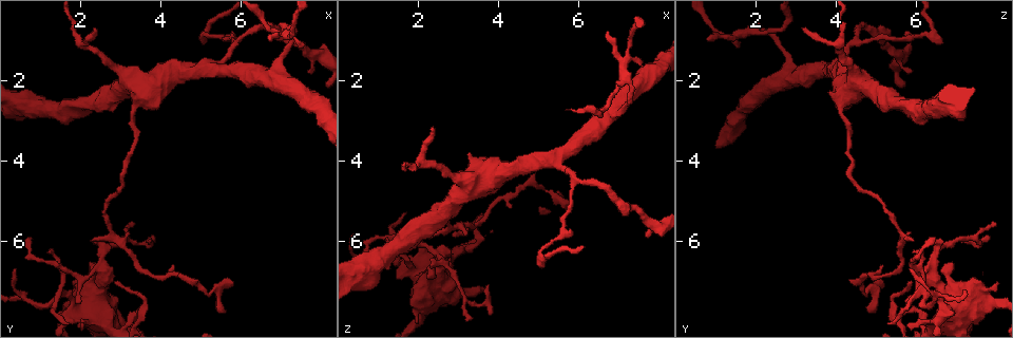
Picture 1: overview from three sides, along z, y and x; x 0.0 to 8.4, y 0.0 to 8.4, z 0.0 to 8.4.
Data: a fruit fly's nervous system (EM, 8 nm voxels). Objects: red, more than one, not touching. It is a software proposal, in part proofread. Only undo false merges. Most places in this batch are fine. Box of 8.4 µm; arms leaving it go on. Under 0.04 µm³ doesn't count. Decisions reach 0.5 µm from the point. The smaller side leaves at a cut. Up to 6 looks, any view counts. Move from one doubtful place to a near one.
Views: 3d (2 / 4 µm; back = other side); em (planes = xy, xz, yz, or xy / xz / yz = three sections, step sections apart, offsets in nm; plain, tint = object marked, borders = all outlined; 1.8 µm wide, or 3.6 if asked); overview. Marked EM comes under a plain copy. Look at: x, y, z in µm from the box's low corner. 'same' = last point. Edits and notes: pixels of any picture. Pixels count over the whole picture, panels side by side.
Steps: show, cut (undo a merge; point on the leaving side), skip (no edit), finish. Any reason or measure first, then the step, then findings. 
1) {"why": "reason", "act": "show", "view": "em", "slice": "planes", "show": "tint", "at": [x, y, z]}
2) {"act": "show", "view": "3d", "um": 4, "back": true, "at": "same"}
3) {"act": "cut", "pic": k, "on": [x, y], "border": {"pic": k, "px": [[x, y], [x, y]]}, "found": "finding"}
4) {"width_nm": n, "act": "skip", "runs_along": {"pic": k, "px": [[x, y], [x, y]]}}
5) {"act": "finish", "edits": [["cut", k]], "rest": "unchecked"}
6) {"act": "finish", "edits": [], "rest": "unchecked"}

{"why": "calibre changes", "act": "show", "view": "em", "um": 3.6, "slice": "planes", "show": "tint", "at": [3.45, 2.10, 4.50]}

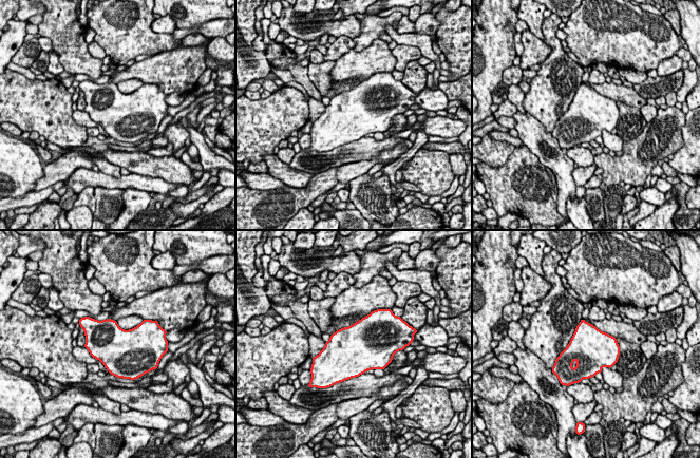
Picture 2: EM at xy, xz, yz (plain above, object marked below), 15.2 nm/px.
{"act": "skip", "found": "all the same cell"}

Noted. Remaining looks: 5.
{"why": "side arm on a straight run", "act": "show", "view": "3d", "um": 4, "at": [5.85, 1.15, 4.35]}

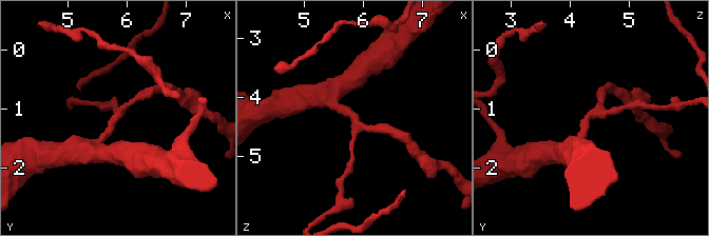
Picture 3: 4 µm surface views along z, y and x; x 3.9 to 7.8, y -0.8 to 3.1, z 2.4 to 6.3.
{"act": "show", "view": "em", "slice": "xy", "step": 16, "show": "borders", "at": [5.80, 1.10, 4.30]}

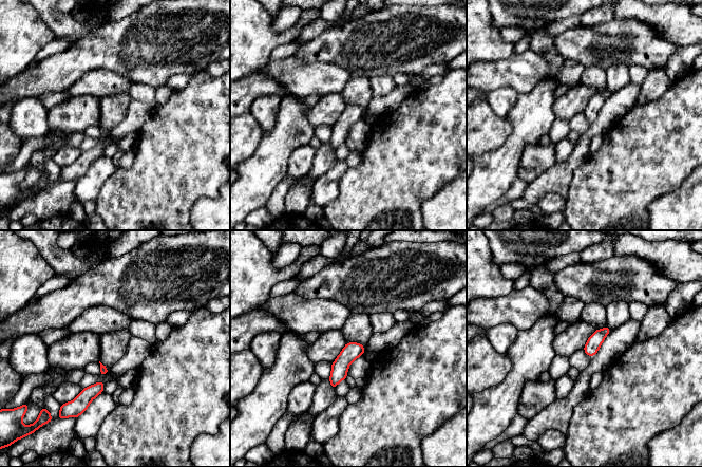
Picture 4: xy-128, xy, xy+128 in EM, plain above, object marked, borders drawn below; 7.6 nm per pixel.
{"act": "skip", "runs_along": {"pic": 4, "px": [[362, 349], [340, 366], [333, 383]]}, "found": "one cell here"}

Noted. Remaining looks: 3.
{"why": "abrupt turn", "act": "show", "view": "3d", "um": 4, "at": [5.05, 0.80, 6.25]}

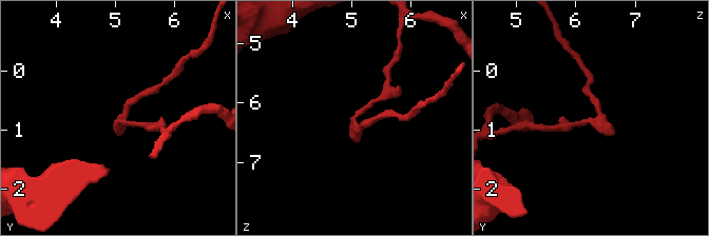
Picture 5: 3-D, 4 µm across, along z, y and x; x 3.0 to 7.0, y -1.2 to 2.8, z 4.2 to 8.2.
{"why": "need the tissue", "act": "show", "view": "em", "slice": "yz", "step": 16, "show": "tint", "at": [5.05, 0.80, 6.25]}

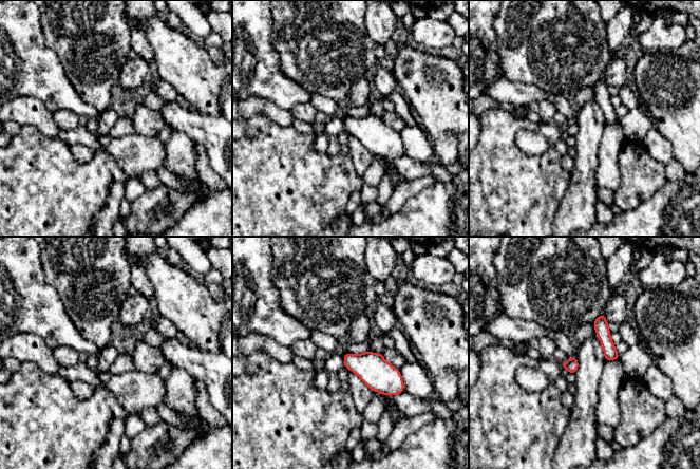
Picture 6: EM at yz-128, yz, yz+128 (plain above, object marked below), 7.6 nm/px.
{"why": "cut it another way", "act": "show", "view": "em", "slice": "planes", "show": "tint", "at": "same"}

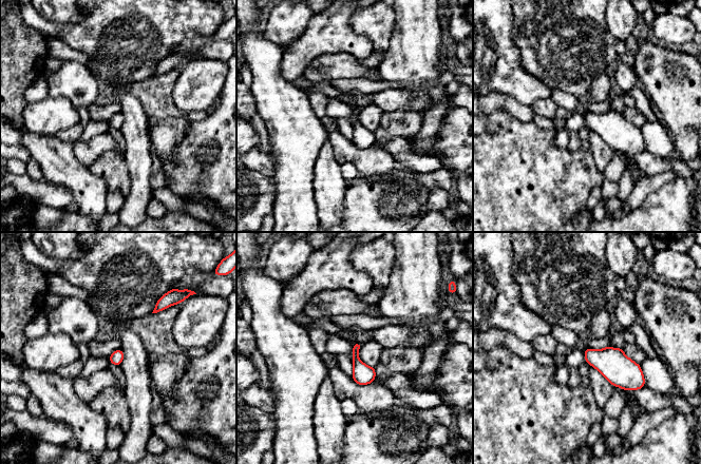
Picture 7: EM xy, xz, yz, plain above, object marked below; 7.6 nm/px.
{"act": "skip", "found": "one cell here"}

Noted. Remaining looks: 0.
{"act": "finish", "edits": [], "rest": "unchecked"}

